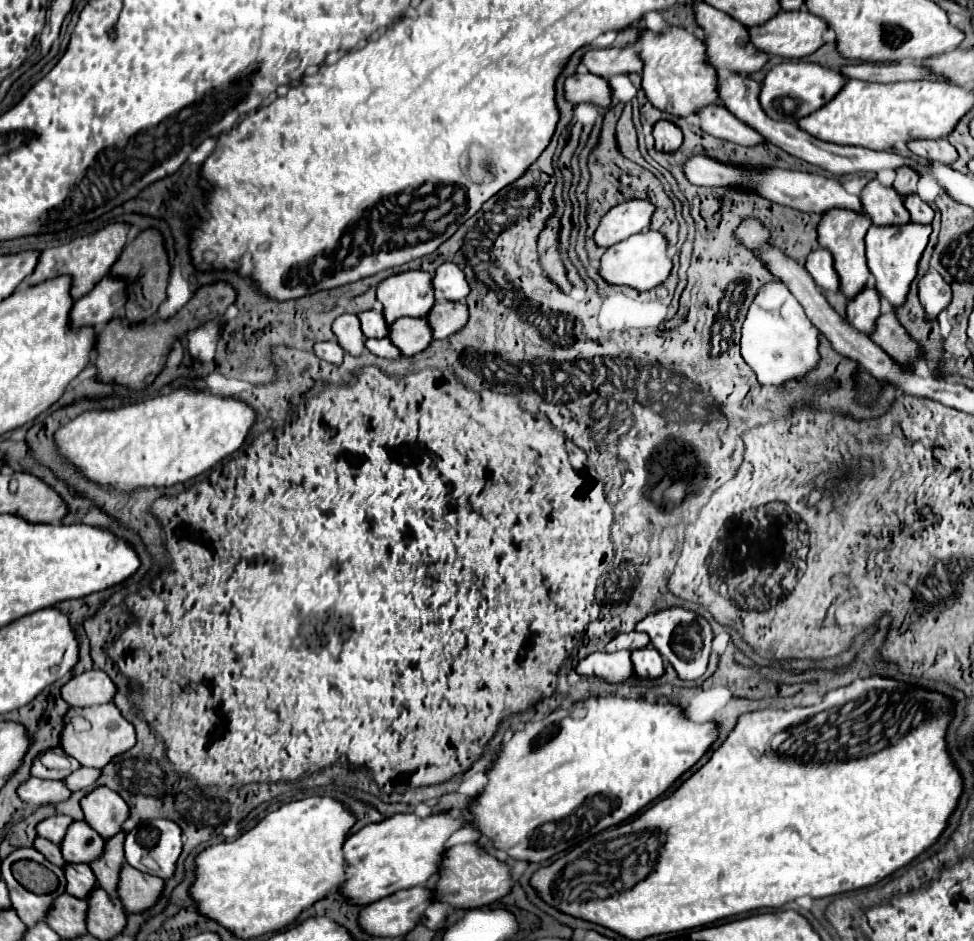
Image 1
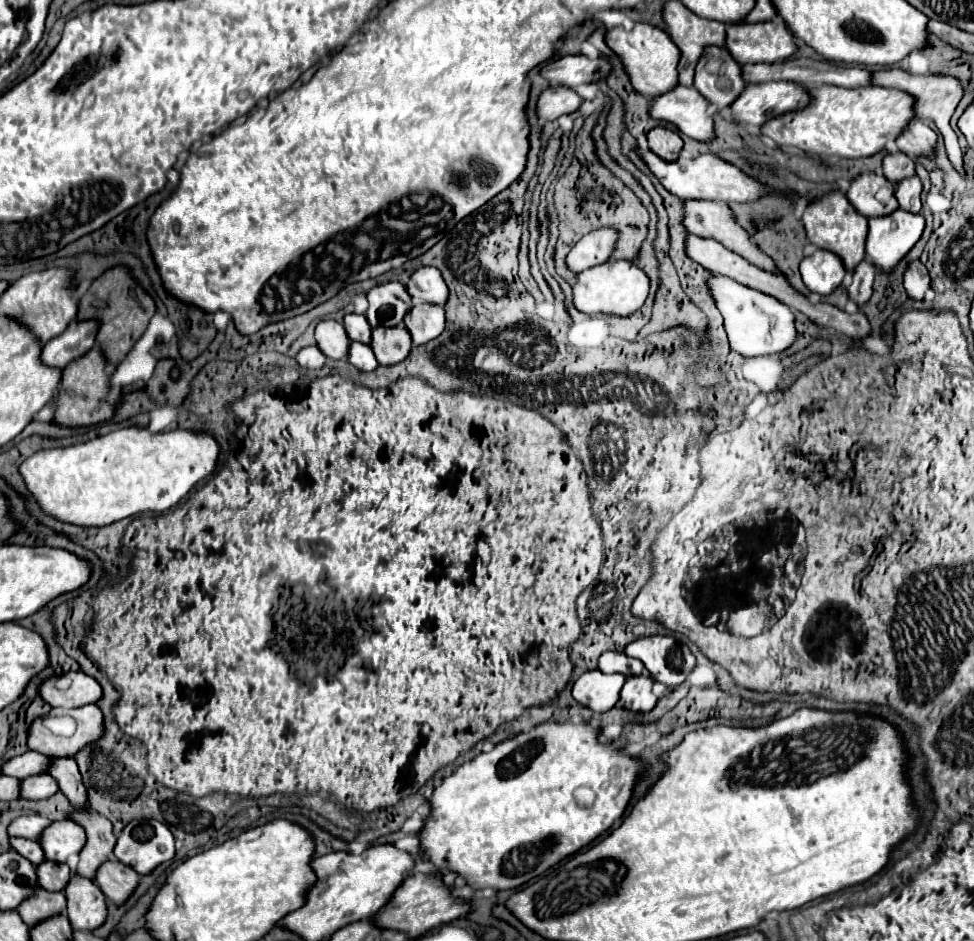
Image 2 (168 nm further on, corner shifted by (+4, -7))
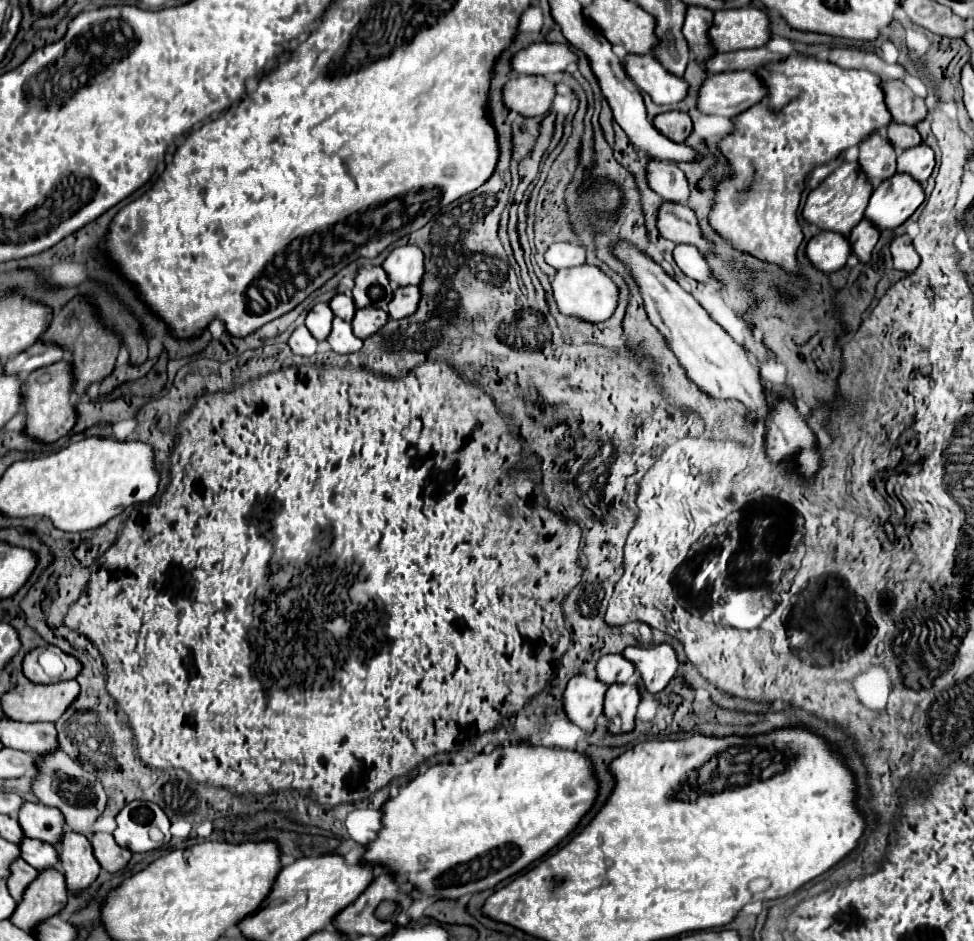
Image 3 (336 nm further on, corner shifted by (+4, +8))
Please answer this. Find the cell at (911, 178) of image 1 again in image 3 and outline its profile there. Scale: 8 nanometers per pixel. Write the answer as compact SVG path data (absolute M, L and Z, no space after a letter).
M890 122L888 124L888 138L892 140L894 148L898 152L912 148L912 144L920 144L920 132L916 130L916 126L908 126L908 124L898 124L898 122Z

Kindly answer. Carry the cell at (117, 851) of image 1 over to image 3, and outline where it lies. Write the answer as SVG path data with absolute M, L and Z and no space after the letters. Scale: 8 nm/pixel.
M60 748L36 758L36 776L32 782L32 794L40 800L40 804L58 808L68 828L72 832L82 832L82 834L88 832L88 828L96 822L96 818L104 812L106 806L106 794L102 782L94 774L86 772Z

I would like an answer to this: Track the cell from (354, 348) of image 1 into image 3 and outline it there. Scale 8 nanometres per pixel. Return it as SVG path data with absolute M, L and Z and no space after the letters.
M316 304L308 312L304 324L316 340L326 340L326 336L330 334L330 328L332 328L332 318L334 318L334 314L328 304Z

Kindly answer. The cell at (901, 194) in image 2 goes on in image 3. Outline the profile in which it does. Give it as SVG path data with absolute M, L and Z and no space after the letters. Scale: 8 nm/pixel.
M924 142L918 146L906 148L898 156L898 172L906 172L914 176L918 178L918 182L928 180L928 176L932 174L932 168L934 168L934 150Z

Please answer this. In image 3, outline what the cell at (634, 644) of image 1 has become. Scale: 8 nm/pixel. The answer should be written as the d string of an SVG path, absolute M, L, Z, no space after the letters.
M620 654L602 656L596 666L596 678L604 684L624 684L634 674L634 666Z

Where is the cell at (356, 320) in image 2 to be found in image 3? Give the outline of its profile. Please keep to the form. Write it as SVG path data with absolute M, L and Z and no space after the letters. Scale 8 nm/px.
M336 294L336 296L328 302L328 306L332 308L332 312L334 312L338 318L342 318L342 320L346 320L346 322L350 322L350 320L354 318L354 312L356 312L354 300L350 300L350 296L346 296L346 294Z

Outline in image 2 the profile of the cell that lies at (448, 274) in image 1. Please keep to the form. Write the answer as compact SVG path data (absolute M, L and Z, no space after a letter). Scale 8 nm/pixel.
M436 267L418 269L410 281L406 283L410 295L414 295L414 303L432 303L444 305L448 301L448 285L442 273Z

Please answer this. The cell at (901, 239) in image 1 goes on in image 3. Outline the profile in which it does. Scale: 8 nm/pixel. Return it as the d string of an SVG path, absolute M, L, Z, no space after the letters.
M896 172L882 180L868 202L866 218L880 230L900 226L924 202L924 188L910 174Z

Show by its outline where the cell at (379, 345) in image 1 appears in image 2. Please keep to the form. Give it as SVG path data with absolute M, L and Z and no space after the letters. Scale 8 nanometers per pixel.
M350 343L350 357L348 361L358 367L360 371L374 371L380 363L374 357L374 351L370 345L364 343Z

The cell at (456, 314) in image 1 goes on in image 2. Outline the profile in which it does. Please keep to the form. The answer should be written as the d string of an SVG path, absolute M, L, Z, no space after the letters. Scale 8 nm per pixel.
M414 305L406 315L406 329L412 335L414 345L424 345L436 339L446 327L444 307L438 305Z

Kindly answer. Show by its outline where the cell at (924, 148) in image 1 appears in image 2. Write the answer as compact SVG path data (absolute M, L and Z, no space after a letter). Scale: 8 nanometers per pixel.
M914 117L910 127L896 139L896 145L906 155L934 159L934 153L936 153L936 133L926 123L922 123L918 117Z

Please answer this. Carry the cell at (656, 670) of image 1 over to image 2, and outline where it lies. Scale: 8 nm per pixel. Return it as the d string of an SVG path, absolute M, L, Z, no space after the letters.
M630 675L620 693L624 707L632 711L650 711L658 701L658 697L652 693L652 685L654 685L652 677Z

